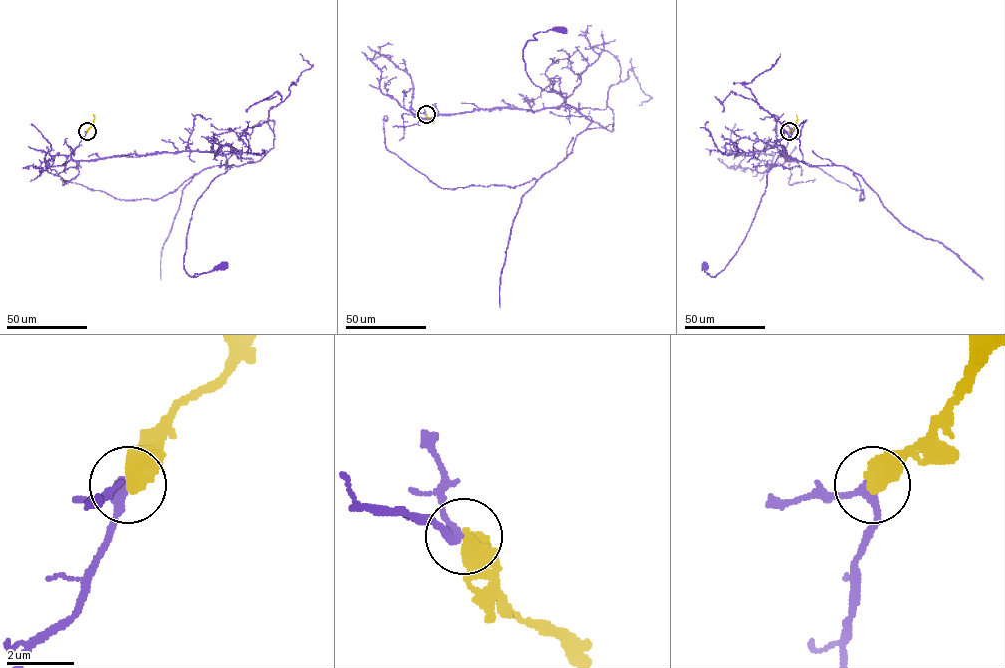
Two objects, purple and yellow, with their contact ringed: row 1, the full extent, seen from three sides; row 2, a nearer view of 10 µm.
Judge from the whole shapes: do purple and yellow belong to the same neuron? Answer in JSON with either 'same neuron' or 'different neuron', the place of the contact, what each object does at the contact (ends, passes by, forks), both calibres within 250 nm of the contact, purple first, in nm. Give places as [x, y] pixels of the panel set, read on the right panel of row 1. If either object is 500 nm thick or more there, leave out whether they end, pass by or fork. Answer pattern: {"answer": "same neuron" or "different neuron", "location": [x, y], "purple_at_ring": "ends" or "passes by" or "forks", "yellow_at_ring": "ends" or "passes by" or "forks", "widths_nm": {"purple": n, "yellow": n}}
{"answer": "different neuron", "location": [789, 131], "widths_nm": {"purple": 260, "yellow": 600}}

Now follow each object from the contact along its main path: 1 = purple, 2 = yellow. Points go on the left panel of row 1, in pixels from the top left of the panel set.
1: (86, 131), (72, 153), (75, 161), (224, 155), (228, 170), (192, 212), (184, 268), (194, 276), (223, 266)
2: (87, 131), (94, 119), (93, 114)

